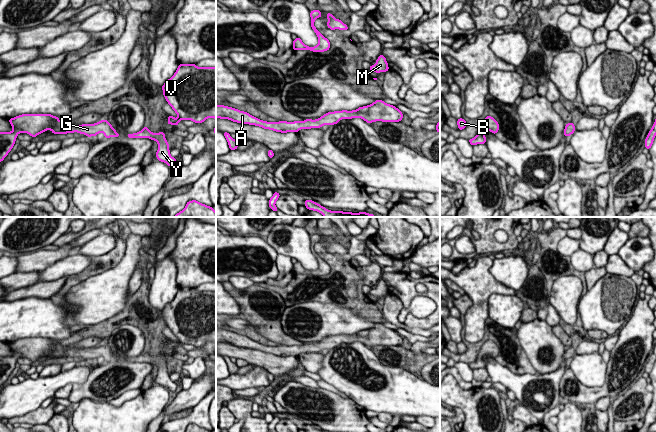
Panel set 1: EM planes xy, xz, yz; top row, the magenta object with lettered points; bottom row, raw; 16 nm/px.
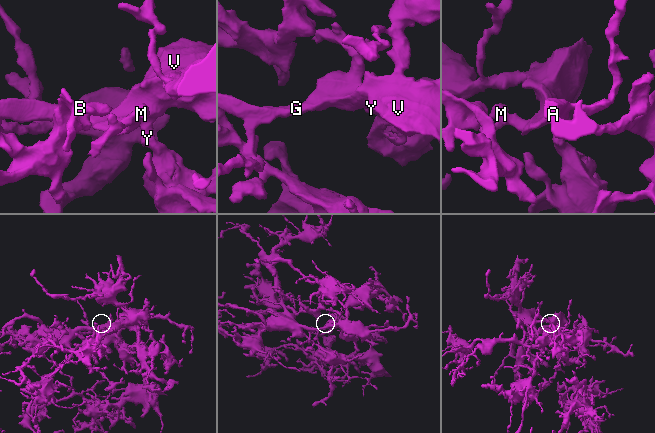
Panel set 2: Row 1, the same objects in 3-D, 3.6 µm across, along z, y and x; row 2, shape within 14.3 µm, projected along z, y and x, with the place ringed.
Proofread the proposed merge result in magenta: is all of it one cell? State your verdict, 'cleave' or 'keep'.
keep

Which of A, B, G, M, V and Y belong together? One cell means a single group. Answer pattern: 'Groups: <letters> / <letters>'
Groups: A B G M V Y

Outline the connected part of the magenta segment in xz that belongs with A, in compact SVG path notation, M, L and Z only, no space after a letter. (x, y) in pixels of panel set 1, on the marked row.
M377 99L372 104L359 107L356 110L328 112L321 116L319 119L315 120L306 119L304 121L294 122L267 122L260 120L247 112L224 105L216 105L216 118L228 119L233 122L242 124L255 125L264 129L269 129L281 133L298 133L298 131L301 129L321 128L323 125L330 126L337 124L342 119L352 119L356 117L363 119L367 123L376 121L400 122L403 119L403 114L395 106Z

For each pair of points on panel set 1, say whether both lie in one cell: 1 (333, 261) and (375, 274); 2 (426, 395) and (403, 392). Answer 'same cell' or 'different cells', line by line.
1: same cell
2: same cell

